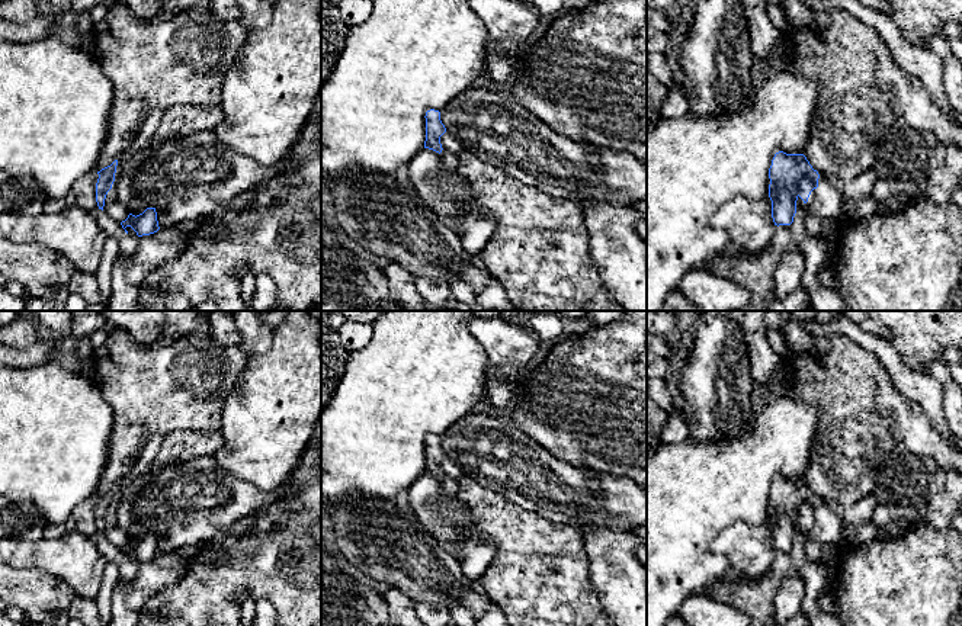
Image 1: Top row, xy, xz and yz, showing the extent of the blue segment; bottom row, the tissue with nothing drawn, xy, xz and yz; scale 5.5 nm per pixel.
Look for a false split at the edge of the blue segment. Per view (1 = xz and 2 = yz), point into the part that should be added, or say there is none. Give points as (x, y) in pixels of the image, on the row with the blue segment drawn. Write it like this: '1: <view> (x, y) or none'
1: none
2: none

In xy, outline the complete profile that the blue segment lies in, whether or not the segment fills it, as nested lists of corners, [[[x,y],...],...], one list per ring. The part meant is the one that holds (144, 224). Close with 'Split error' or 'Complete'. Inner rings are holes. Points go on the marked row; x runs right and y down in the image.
[[[147,208],[137,216],[129,214],[128,218],[121,222],[121,225],[124,229],[131,227],[138,237],[150,235],[160,229],[155,208]]]. Complete

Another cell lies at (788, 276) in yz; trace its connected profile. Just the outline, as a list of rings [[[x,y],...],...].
[[[801,251],[785,254],[775,273],[776,298],[786,298],[792,290],[802,288],[804,270],[805,256]]]

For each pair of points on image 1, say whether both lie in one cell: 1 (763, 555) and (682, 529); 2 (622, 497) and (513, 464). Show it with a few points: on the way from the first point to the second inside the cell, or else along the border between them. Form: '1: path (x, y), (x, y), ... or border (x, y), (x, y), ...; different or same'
1: border (744, 520), (712, 542), (727, 558), (727, 571); different
2: path (595, 504), (574, 504), (561, 493), (541, 484); same

